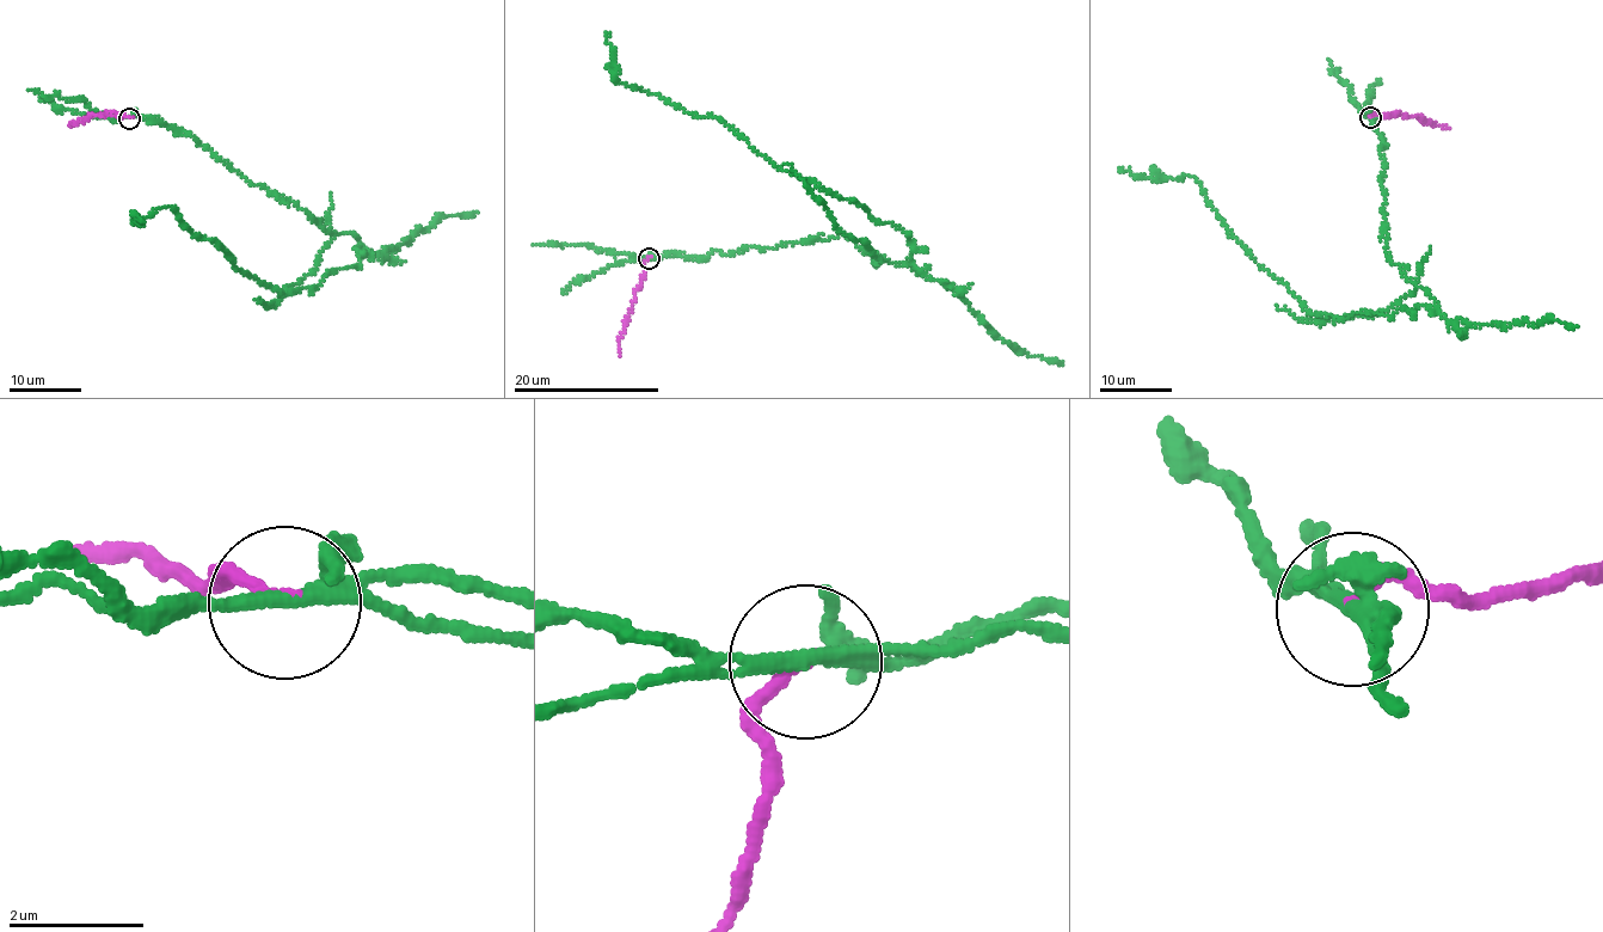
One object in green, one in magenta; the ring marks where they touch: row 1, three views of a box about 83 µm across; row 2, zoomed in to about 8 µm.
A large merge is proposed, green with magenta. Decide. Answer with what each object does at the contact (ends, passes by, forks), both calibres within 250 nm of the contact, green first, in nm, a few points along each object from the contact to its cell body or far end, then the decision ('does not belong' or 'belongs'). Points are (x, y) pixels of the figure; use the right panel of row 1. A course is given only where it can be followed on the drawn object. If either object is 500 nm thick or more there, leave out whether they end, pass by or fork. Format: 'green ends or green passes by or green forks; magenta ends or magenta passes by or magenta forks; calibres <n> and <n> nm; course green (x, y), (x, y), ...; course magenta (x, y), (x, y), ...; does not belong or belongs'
green forks; magenta ends; calibres 200 and 170 nm; course green (1370, 117), (1385, 143), (1387, 257), (1435, 311), (1312, 313), (1234, 239), (1195, 178), (1118, 169); course magenta (1370, 117), (1419, 115), (1450, 129); does not belong

